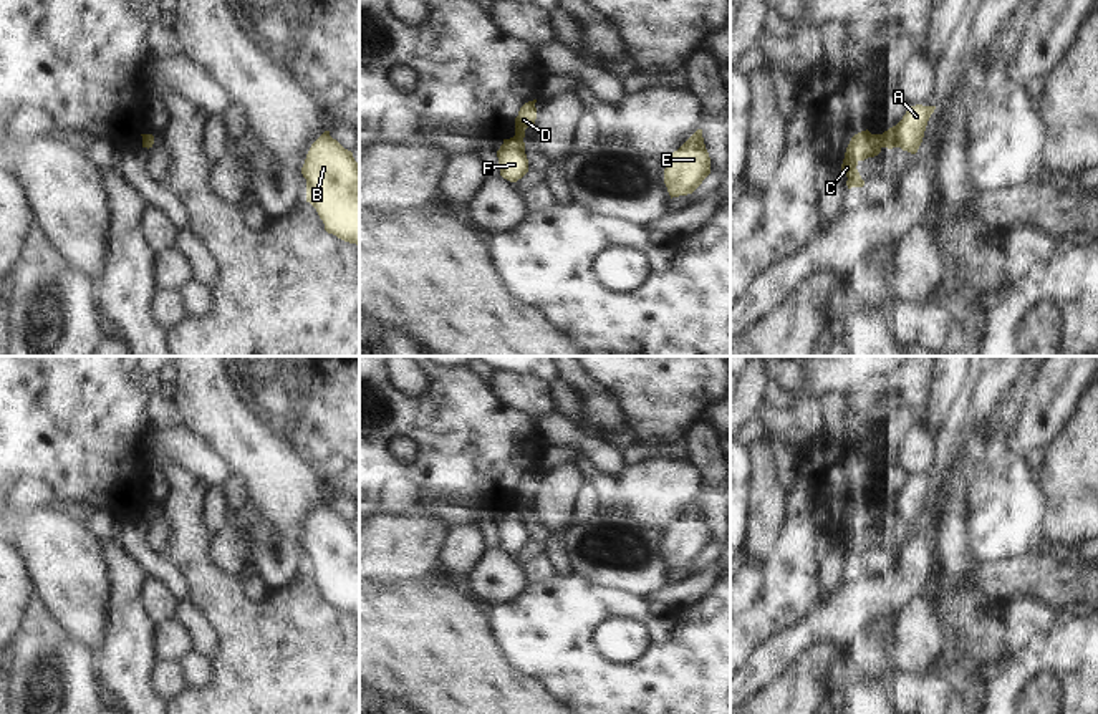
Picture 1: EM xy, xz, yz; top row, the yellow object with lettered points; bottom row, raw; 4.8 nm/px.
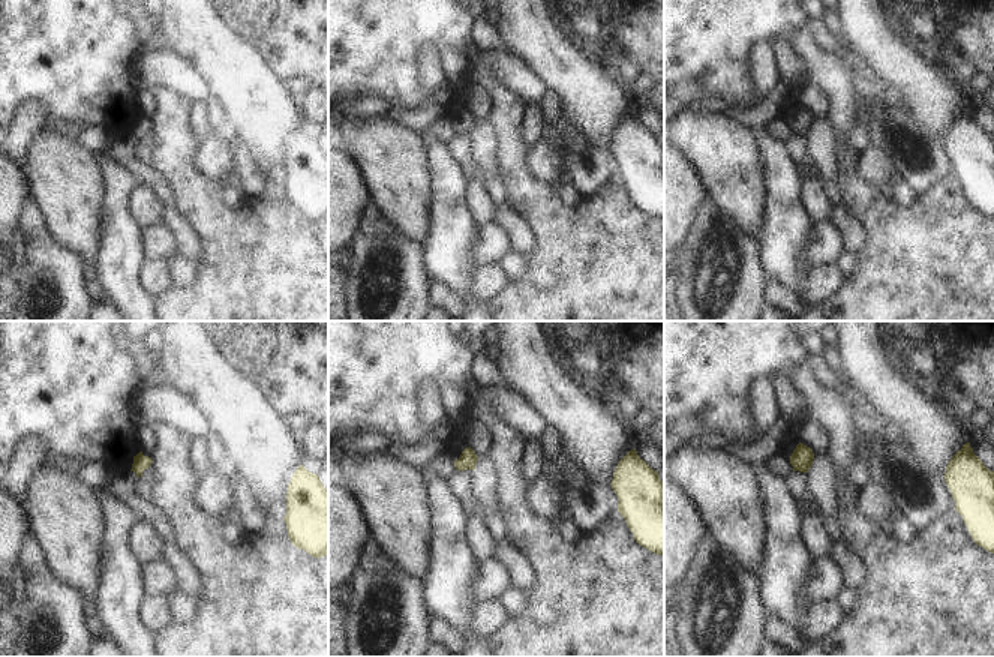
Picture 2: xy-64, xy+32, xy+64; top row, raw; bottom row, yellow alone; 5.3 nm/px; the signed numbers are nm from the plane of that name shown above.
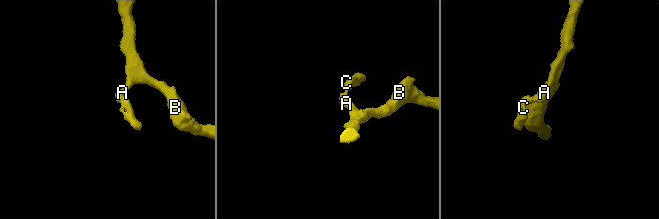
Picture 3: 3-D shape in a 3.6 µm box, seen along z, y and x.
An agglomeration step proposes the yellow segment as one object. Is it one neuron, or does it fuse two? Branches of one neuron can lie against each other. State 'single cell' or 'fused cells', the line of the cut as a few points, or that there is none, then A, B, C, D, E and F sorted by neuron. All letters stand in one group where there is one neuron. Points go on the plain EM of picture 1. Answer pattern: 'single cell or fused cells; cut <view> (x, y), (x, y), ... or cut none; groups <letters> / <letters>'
fused cells; cut yz (881, 506), (885, 517); groups A B E F / C D

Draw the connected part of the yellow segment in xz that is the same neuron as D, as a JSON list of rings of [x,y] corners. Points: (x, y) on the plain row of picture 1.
[[[537,470],[525,474],[518,482],[518,487],[515,489],[515,505],[522,510],[525,509],[525,500],[535,495],[537,490],[535,474]]]

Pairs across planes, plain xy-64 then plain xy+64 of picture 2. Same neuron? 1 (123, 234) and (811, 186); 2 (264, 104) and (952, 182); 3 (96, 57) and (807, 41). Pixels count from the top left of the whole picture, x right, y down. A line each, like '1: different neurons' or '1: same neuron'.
1: different neurons
2: different neurons
3: different neurons

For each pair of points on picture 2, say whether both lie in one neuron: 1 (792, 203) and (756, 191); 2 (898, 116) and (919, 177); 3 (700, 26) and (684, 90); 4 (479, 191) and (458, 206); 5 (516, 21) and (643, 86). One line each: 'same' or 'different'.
1: different
2: same
3: different
4: different
5: different

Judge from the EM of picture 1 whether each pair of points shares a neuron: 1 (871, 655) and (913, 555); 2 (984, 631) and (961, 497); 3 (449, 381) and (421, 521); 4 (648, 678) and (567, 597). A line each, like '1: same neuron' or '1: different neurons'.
1: different neurons
2: same neuron
3: different neurons
4: same neuron

